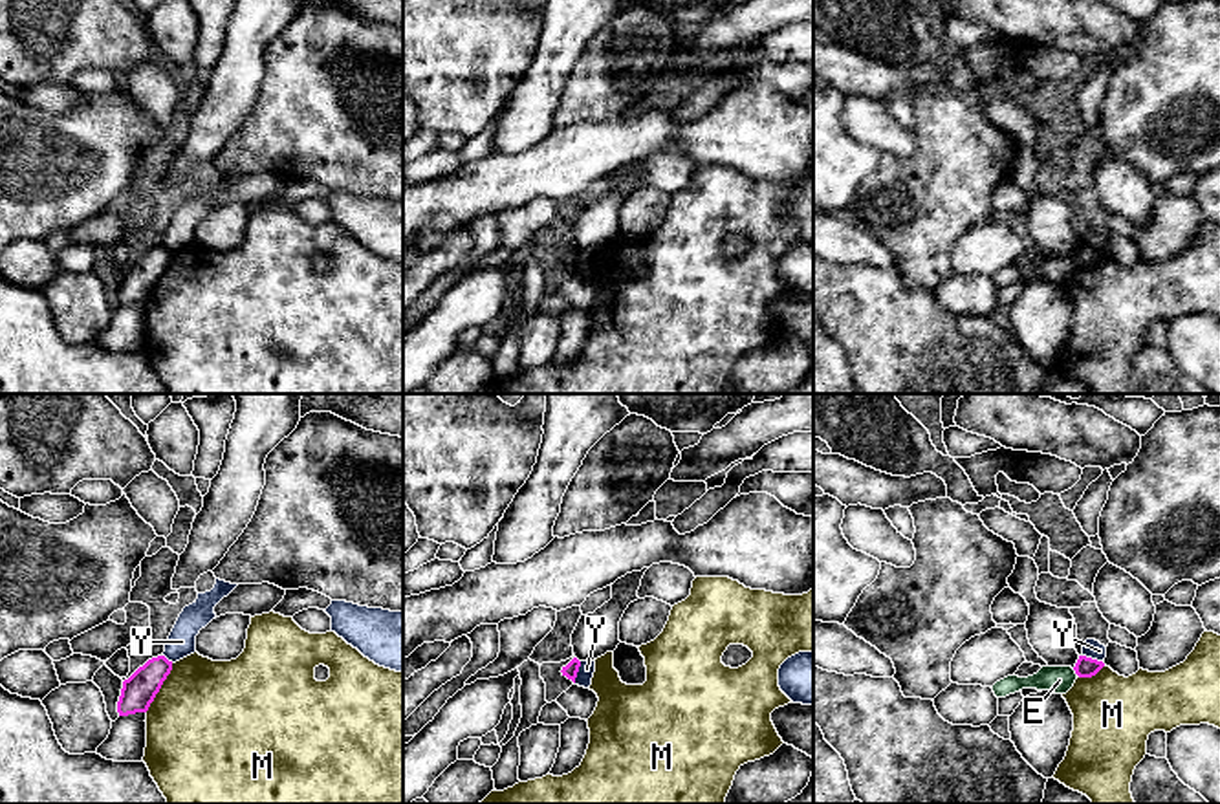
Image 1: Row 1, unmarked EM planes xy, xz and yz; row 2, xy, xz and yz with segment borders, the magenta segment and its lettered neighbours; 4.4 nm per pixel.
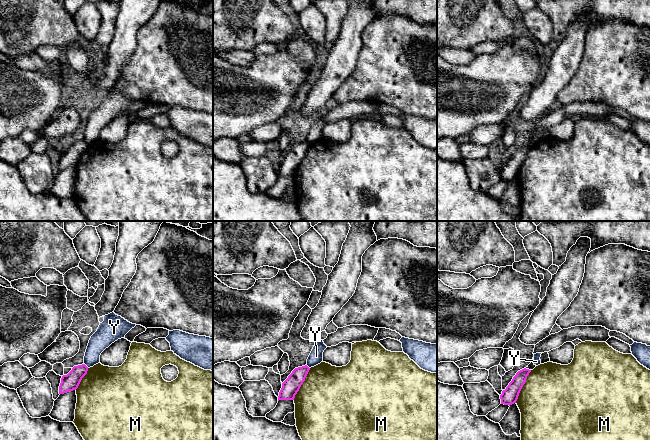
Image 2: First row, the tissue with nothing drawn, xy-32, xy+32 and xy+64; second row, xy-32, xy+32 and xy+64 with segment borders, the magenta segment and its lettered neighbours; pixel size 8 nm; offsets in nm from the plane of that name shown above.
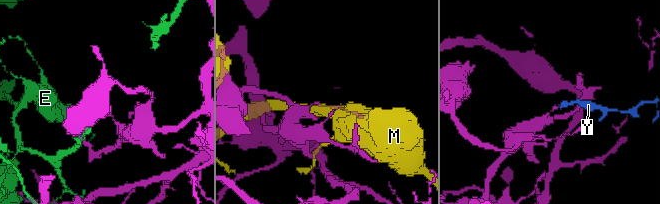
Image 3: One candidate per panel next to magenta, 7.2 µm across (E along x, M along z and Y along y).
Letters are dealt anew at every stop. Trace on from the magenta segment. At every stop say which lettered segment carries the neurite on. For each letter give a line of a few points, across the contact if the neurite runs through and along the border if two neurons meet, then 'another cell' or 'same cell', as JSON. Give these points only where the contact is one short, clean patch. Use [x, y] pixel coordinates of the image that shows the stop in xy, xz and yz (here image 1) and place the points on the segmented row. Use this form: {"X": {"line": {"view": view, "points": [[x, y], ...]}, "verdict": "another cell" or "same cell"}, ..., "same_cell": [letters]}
{"E": {"verdict": "another cell"}, "M": {"verdict": "another cell"}, "Y": {"line": {"view": "xz", "points": [[581, 662], [574, 682]]}, "verdict": "another cell"}, "same_cell": []}

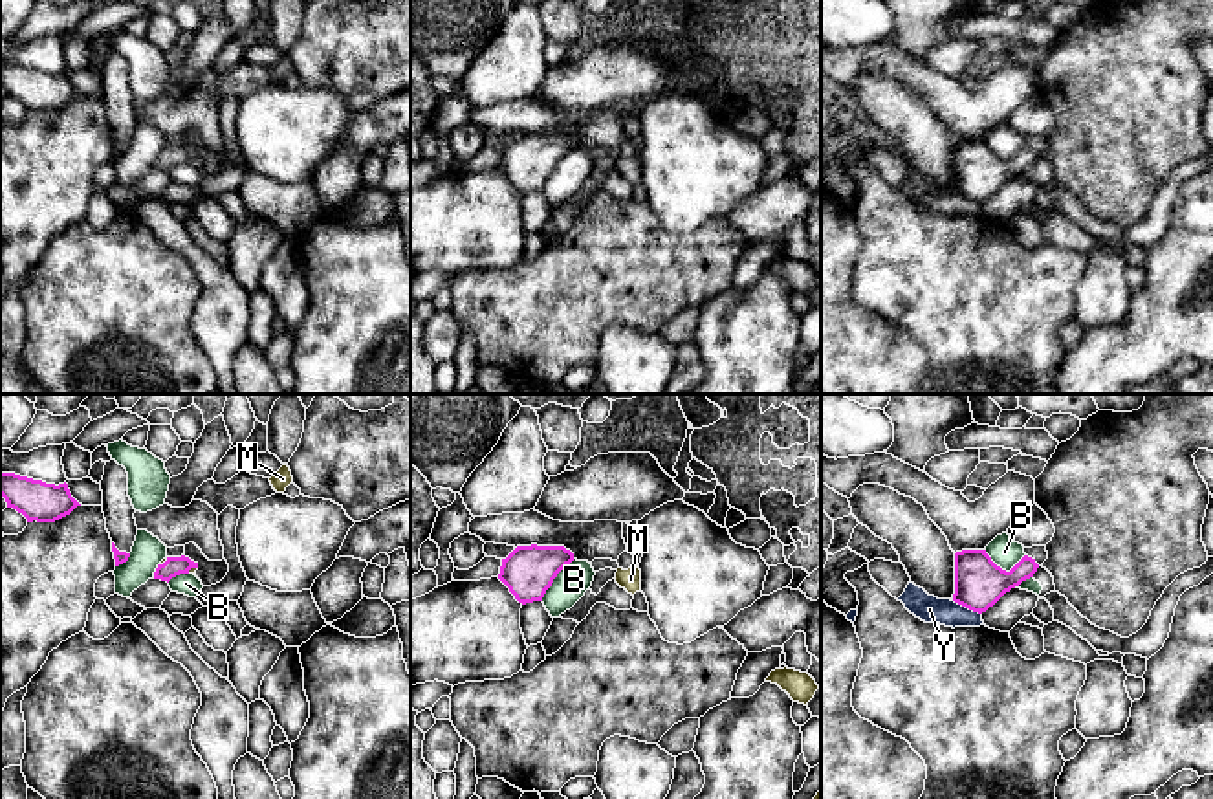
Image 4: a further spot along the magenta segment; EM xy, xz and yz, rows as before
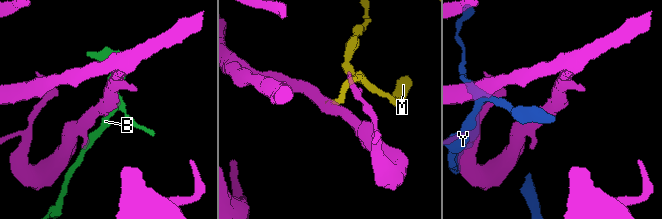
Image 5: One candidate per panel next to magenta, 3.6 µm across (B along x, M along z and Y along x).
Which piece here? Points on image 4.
{"B": {"verdict": "another cell"}, "M": {"line": {"view": "xy", "points": [[173, 567], [191, 567], [193, 570]]}, "verdict": "same cell"}, "Y": {"verdict": "another cell"}, "same_cell": ["M"]}

